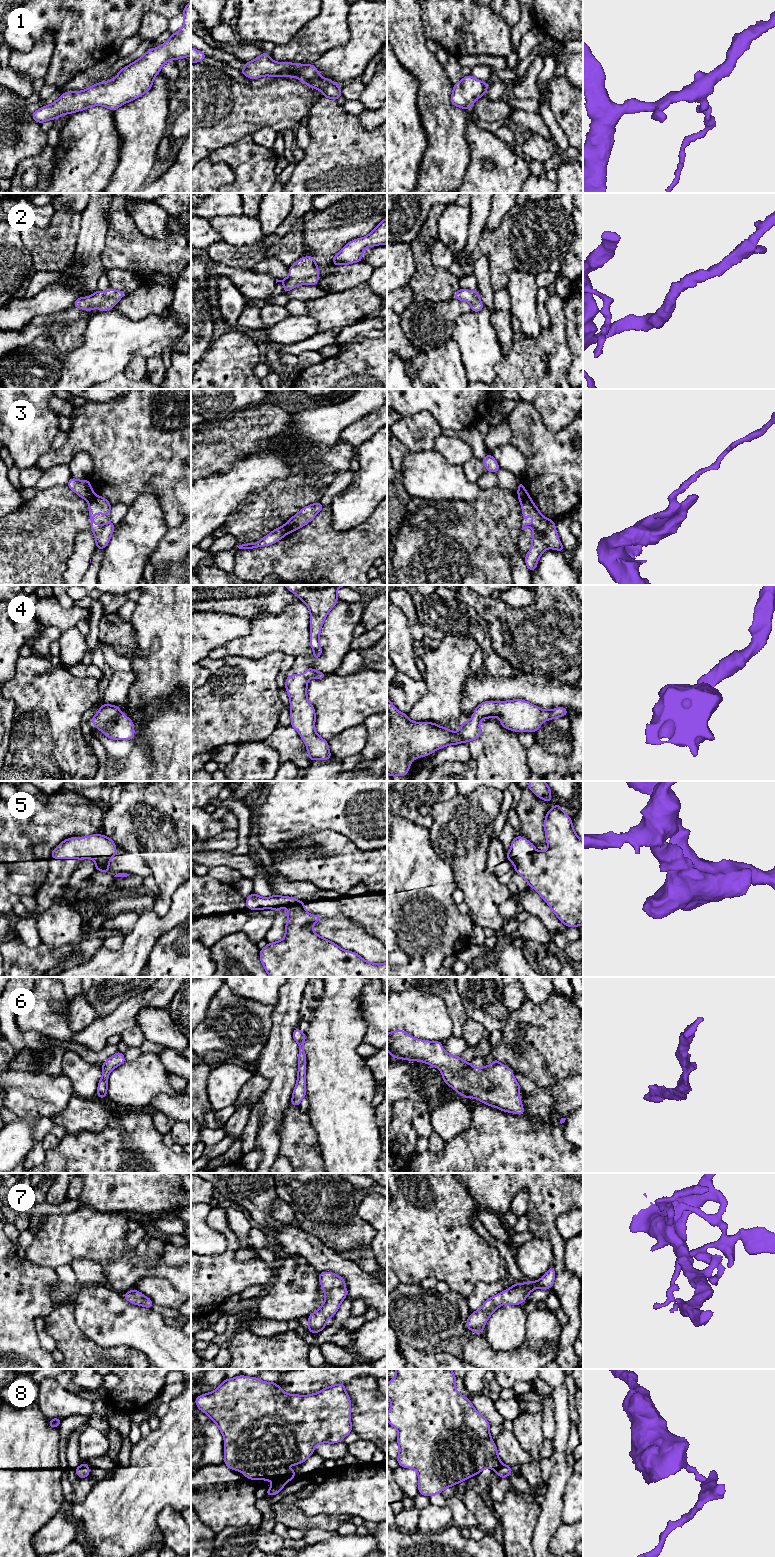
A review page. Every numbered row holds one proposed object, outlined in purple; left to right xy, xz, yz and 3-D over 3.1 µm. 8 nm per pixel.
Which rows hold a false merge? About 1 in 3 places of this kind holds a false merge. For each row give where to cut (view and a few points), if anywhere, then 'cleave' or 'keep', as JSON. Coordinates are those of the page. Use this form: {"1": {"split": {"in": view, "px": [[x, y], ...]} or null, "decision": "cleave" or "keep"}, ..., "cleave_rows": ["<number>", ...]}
{"1": {"split": null, "decision": "keep"}, "2": {"split": null, "decision": "keep"}, "3": {"split": {"in": "yz", "px": [[518, 495], [531, 500]]}, "decision": "cleave"}, "4": {"split": null, "decision": "keep"}, "5": {"split": {"in": "yz", "px": [[534, 850], [511, 861]]}, "decision": "cleave"}, "6": {"split": null, "decision": "keep"}, "7": {"split": null, "decision": "keep"}, "8": {"split": {"in": "xz", "px": [[273, 1481], [285, 1482]]}, "decision": "cleave"}, "cleave_rows": ["3", "5", "8"]}

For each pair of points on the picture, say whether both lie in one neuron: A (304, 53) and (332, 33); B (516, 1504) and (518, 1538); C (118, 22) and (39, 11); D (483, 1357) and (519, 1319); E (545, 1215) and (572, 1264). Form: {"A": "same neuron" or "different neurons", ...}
{"A": "same neuron", "B": "same neuron", "C": "same neuron", "D": "different neurons", "E": "different neurons"}

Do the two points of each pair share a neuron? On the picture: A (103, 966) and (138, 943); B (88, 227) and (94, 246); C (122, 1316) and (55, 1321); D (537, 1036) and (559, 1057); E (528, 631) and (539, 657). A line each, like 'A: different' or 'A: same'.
A: same
B: same
C: different
D: same
E: same

